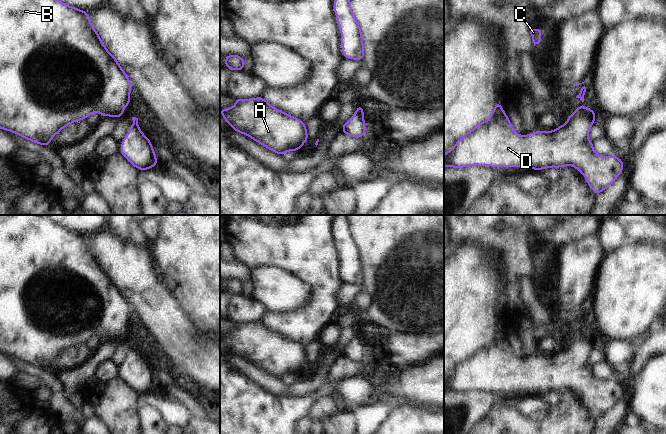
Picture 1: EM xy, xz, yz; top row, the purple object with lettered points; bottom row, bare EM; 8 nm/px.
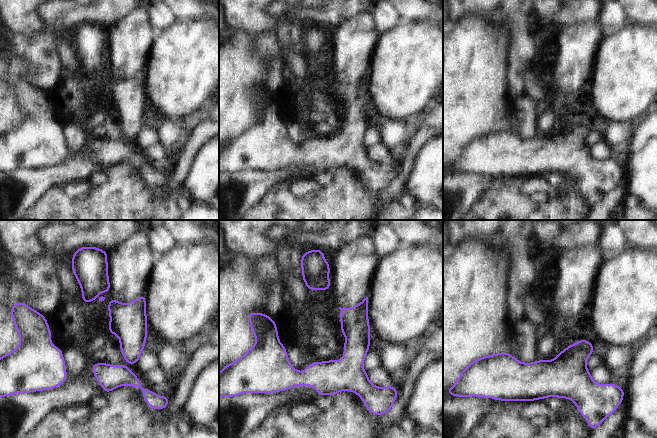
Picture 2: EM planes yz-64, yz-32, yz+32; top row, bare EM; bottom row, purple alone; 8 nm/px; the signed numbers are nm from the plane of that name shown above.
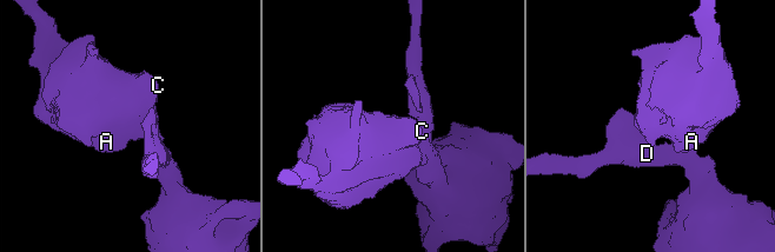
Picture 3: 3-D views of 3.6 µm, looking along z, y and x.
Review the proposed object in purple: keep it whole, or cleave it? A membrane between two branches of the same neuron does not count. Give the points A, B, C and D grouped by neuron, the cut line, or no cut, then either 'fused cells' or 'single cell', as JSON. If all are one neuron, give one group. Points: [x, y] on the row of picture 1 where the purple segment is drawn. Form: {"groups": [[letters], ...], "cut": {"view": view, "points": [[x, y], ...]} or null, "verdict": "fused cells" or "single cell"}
{"groups": [["A", "B", "C", "D"]], "cut": null, "verdict": "single cell"}

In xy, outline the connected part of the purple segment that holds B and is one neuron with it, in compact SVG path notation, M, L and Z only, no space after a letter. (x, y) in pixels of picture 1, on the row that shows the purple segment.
M0 0L0 129L5 131L11 131L22 138L30 140L36 144L43 146L51 146L51 139L54 135L59 134L59 132L67 127L71 123L75 123L79 120L87 119L87 117L94 113L99 112L102 117L110 116L121 119L124 114L122 111L131 104L129 99L131 94L131 83L128 75L123 71L121 65L118 63L117 59L107 50L106 46L103 44L98 32L95 30L91 24L90 16L88 12L75 8L73 6L68 6L63 2L58 0Z

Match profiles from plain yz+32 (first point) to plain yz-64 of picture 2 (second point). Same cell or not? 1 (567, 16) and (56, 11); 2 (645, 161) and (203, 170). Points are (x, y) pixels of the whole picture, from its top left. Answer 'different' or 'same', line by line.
1: same
2: same

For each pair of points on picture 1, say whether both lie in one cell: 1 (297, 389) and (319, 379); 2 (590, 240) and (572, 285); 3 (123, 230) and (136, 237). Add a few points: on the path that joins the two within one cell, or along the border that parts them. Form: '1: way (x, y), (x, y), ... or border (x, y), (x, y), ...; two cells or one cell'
1: way (302, 389), (310, 388), (314, 384); one cell
2: way (588, 251), (578, 263), (575, 274); one cell
3: way (126, 230), (133, 234); one cell

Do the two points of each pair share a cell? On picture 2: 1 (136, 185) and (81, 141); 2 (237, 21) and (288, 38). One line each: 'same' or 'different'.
1: different
2: same

